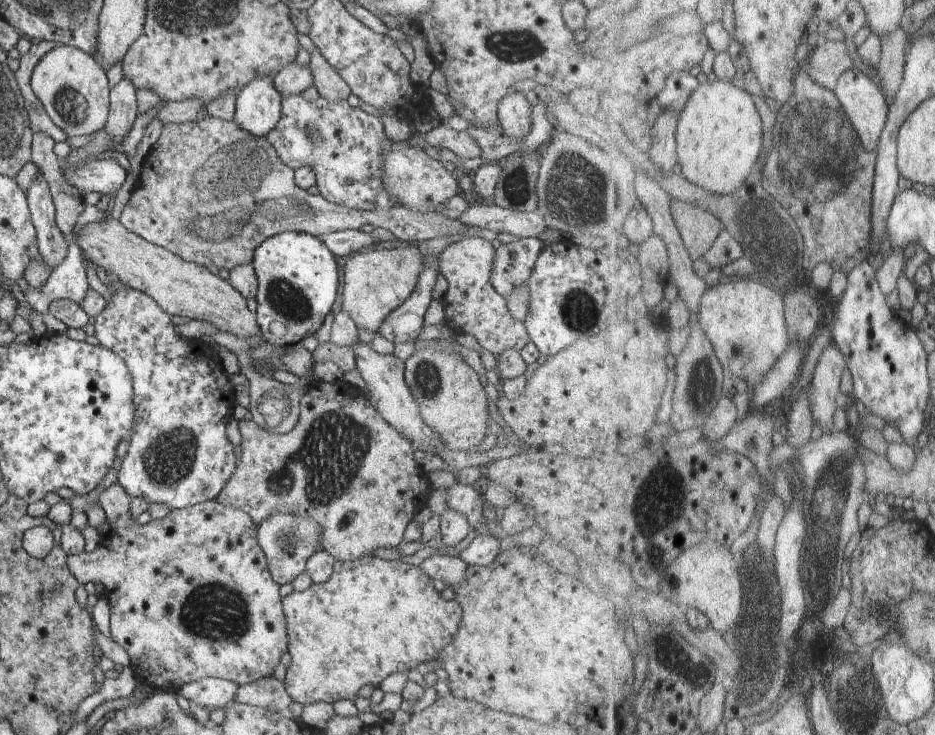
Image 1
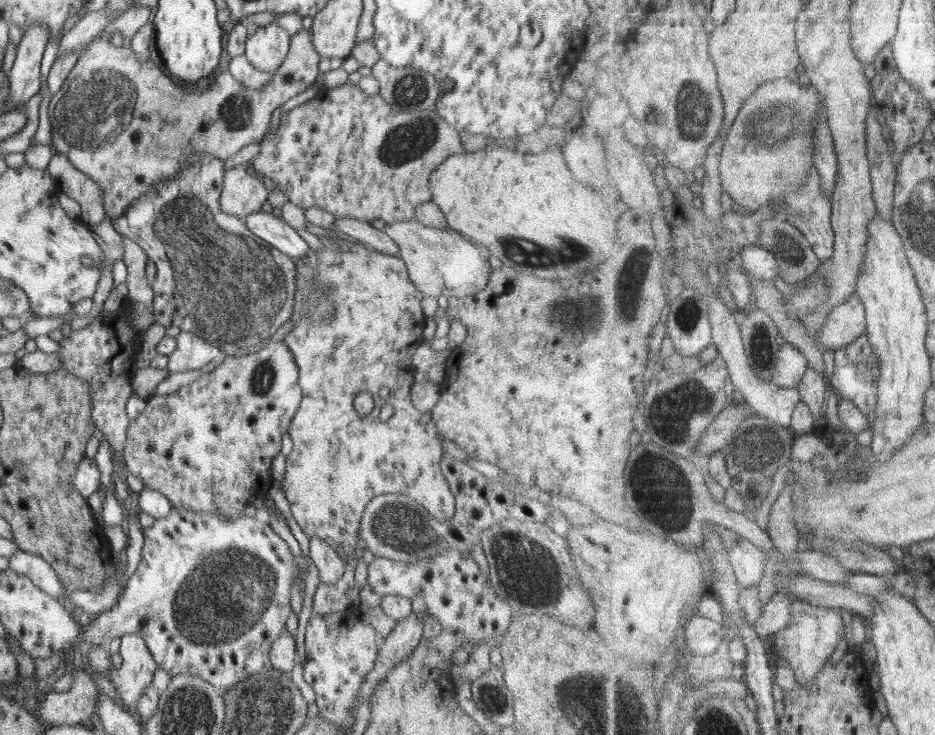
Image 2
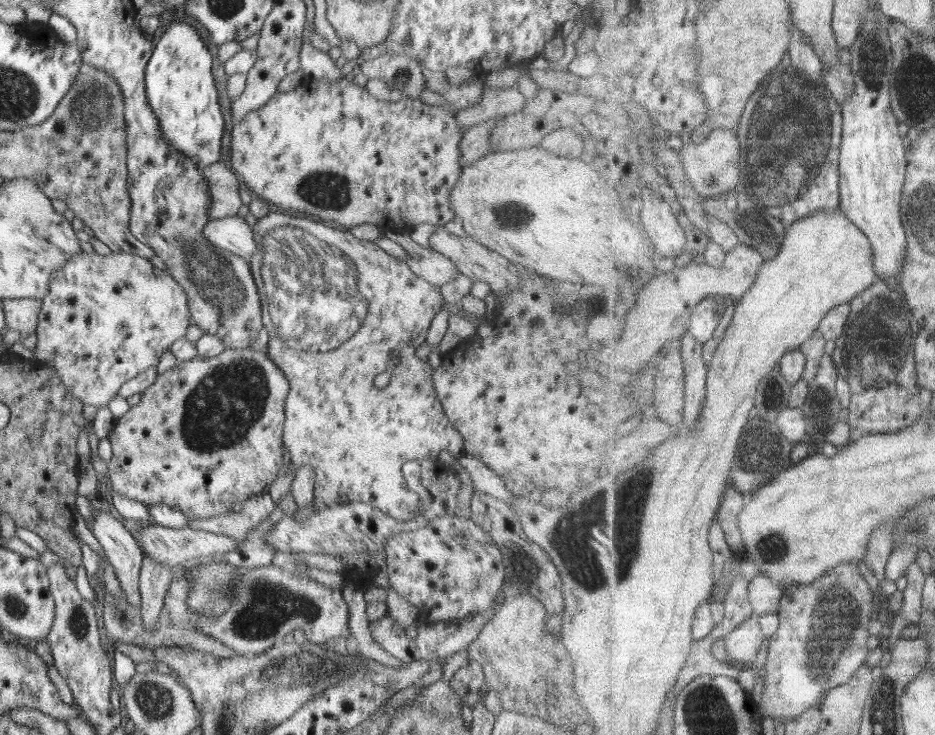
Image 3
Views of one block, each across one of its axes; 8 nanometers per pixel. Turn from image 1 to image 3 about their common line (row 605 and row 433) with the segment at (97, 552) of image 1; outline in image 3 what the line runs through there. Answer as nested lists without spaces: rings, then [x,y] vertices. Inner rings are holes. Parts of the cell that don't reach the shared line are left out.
[[[226,348],[218,356],[208,358],[196,358],[186,362],[178,362],[176,366],[159,374],[152,386],[141,393],[138,404],[130,407],[123,417],[115,419],[112,431],[107,436],[113,452],[109,461],[108,485],[110,492],[116,492],[131,500],[142,502],[146,506],[157,503],[176,508],[184,513],[187,518],[203,518],[218,516],[232,511],[233,503],[243,503],[254,494],[261,494],[275,482],[282,468],[283,454],[283,430],[286,420],[284,407],[289,393],[288,379],[285,374],[268,358],[270,351],[250,349]]]

